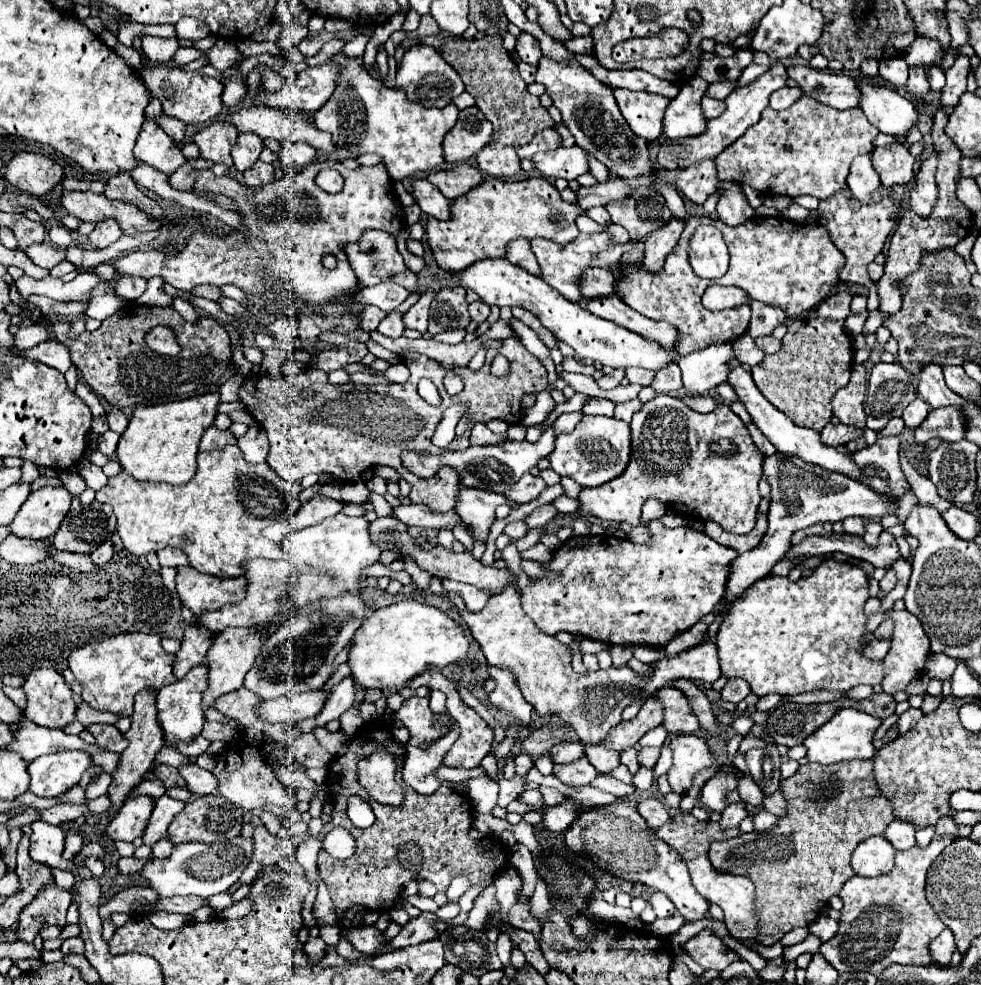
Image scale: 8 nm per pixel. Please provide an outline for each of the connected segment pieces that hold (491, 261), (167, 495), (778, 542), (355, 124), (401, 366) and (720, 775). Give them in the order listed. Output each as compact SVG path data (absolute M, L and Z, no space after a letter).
M487 258L487 260L479 260L473 266L467 266L467 270L461 272L453 272L451 280L443 280L441 288L455 288L461 286L465 290L473 290L483 302L487 302L489 306L519 306L525 308L529 312L533 312L541 324L561 342L569 344L579 356L583 358L591 358L599 364L603 364L605 368L629 368L629 366L641 366L647 370L663 370L665 366L677 362L677 358L673 358L667 350L663 350L663 346L659 346L657 342L651 342L623 326L615 326L615 322L607 322L603 318L593 316L589 310L585 310L583 306L575 304L575 302L567 302L557 290L553 290L551 286L547 286L539 276L529 274L527 270L523 270L521 266L515 266L511 262L507 262L507 258Z
M225 446L213 452L199 452L197 454L197 472L195 476L183 486L171 486L167 482L137 482L129 478L129 474L117 474L109 478L107 486L95 492L95 498L101 504L111 504L117 516L117 532L123 540L127 552L135 556L145 556L151 550L157 552L167 546L177 546L185 550L189 556L189 564L205 574L217 576L221 580L243 576L245 562L253 558L267 558L267 560L285 560L287 554L281 550L279 544L267 540L261 530L273 522L281 522L291 518L301 502L299 502L299 484L291 484L279 478L269 464L249 464L243 460L239 446Z
M773 454L763 458L763 476L771 486L771 508L769 508L769 530L763 536L761 544L741 554L733 566L727 582L725 600L733 602L739 594L743 594L753 582L765 578L771 568L783 558L783 554L791 548L791 536L795 530L813 526L817 522L843 522L849 516L861 518L881 518L897 512L897 502L889 496L881 496L873 492L869 486L855 482L843 474L823 470L821 466L809 466L801 458L787 458L785 454Z
M343 52L329 58L329 64L341 68L337 88L331 98L315 112L315 126L319 130L331 132L337 148L349 150L353 154L375 152L383 156L387 172L393 180L403 180L415 172L429 172L441 166L443 136L457 122L457 106L449 104L447 108L425 108L417 102L407 100L403 90L393 90L383 86L381 80L373 80L363 70L363 60L345 56Z
M399 362L399 364L395 364L383 372L383 376L385 376L391 383L401 384L408 380L410 372L404 363Z
M731 766L727 770L719 770L713 778L709 778L701 790L701 802L713 810L723 812L725 808L725 796L737 788L737 776Z

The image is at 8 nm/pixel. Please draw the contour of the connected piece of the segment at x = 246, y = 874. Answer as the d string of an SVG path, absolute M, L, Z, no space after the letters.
M257 826L253 828L253 840L255 840L255 854L253 854L253 862L245 868L239 881L242 884L250 884L255 880L257 874L265 868L265 866L273 866L273 864L281 864L281 860L295 860L295 852L299 846L297 838L279 838L267 832L265 826Z

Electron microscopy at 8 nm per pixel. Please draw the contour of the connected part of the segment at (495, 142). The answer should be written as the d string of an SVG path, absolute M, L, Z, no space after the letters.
M443 38L441 56L457 70L461 76L465 90L475 98L475 106L485 114L485 118L493 124L491 144L475 154L475 162L479 168L495 178L511 178L521 172L517 148L527 144L535 132L543 128L551 128L555 122L547 114L547 110L539 104L537 96L527 92L527 84L519 78L515 62L509 52L503 48L501 38Z

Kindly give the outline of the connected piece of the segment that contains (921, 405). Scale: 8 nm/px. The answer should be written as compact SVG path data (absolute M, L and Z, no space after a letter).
M917 398L915 402L911 402L905 410L903 410L903 422L905 422L905 426L907 428L917 428L925 418L927 418L927 414L929 414L929 406L927 406L927 402L923 402L921 398Z

